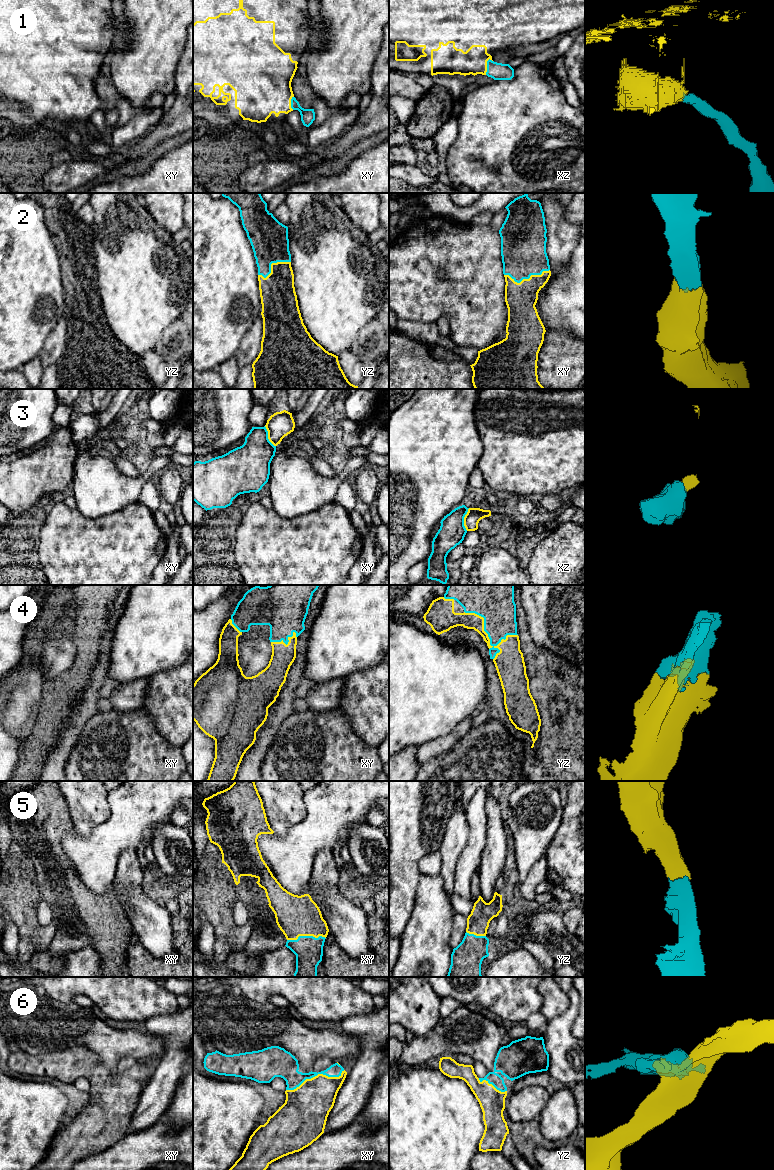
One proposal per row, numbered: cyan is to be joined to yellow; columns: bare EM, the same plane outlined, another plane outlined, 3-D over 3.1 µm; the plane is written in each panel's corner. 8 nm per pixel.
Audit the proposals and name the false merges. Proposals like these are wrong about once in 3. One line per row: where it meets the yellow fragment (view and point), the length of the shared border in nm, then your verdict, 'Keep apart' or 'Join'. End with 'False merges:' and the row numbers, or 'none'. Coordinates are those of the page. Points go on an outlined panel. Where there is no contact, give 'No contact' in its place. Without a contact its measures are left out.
1: Touches yellow at xz (486, 66). Shared border 140 nm. Join
2: Touches yellow at xy (526, 279). Shared border 380 nm. Join
3: Touches yellow at xz (464, 519). Shared border 190 nm. Keep apart
4: Touches yellow at yz (487, 636). Shared border 480 nm. Join
5: Touches yellow at xy (306, 935). Shared border 320 nm. Join
6: Touches yellow at xy (315, 1076). Shared border 500 nm. Join
False merges: 3

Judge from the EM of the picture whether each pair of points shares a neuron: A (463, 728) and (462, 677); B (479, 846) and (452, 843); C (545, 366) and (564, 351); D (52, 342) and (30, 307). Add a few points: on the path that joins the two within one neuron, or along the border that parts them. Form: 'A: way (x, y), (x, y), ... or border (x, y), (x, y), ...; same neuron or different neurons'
A: border (470, 715), (445, 735); different neurons
B: border (466, 820), (468, 825), (467, 841), (455, 865); different neurons
C: way (546, 359), (547, 354), (557, 354); same neuron
D: border (62, 316), (37, 355); different neurons

